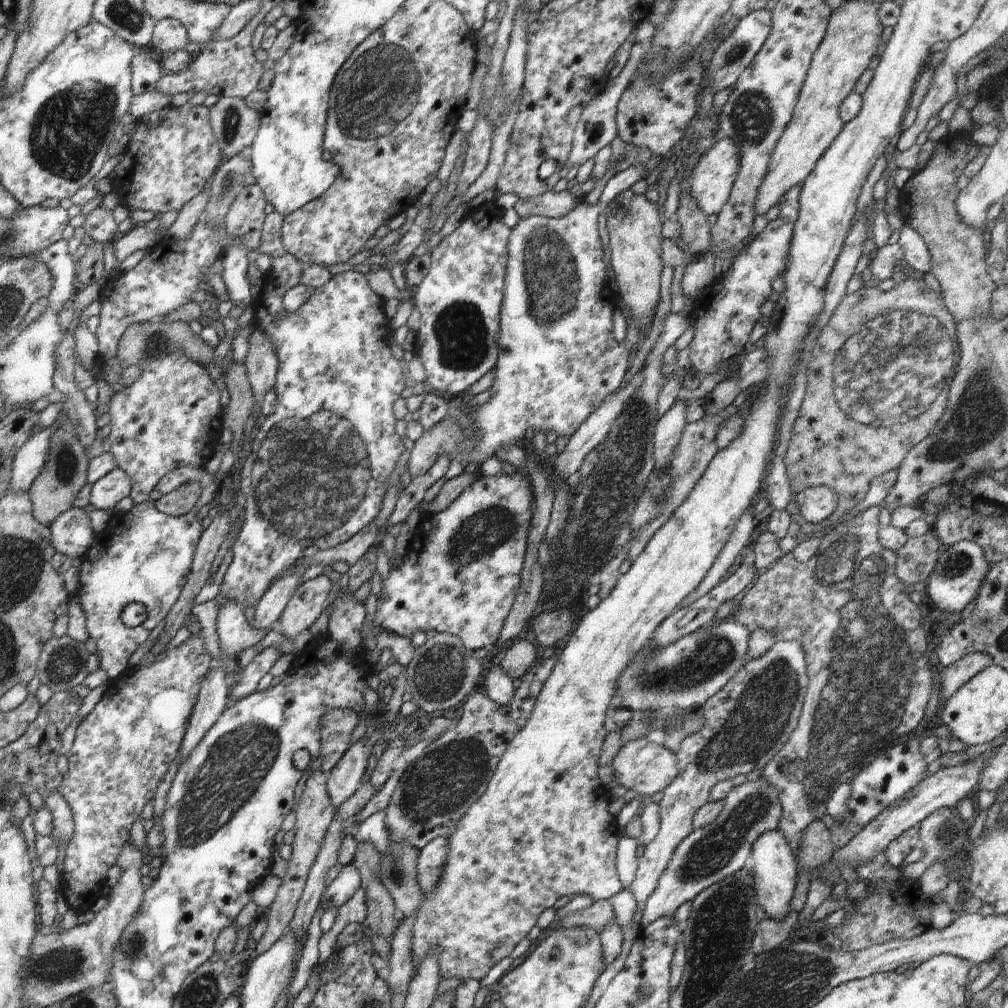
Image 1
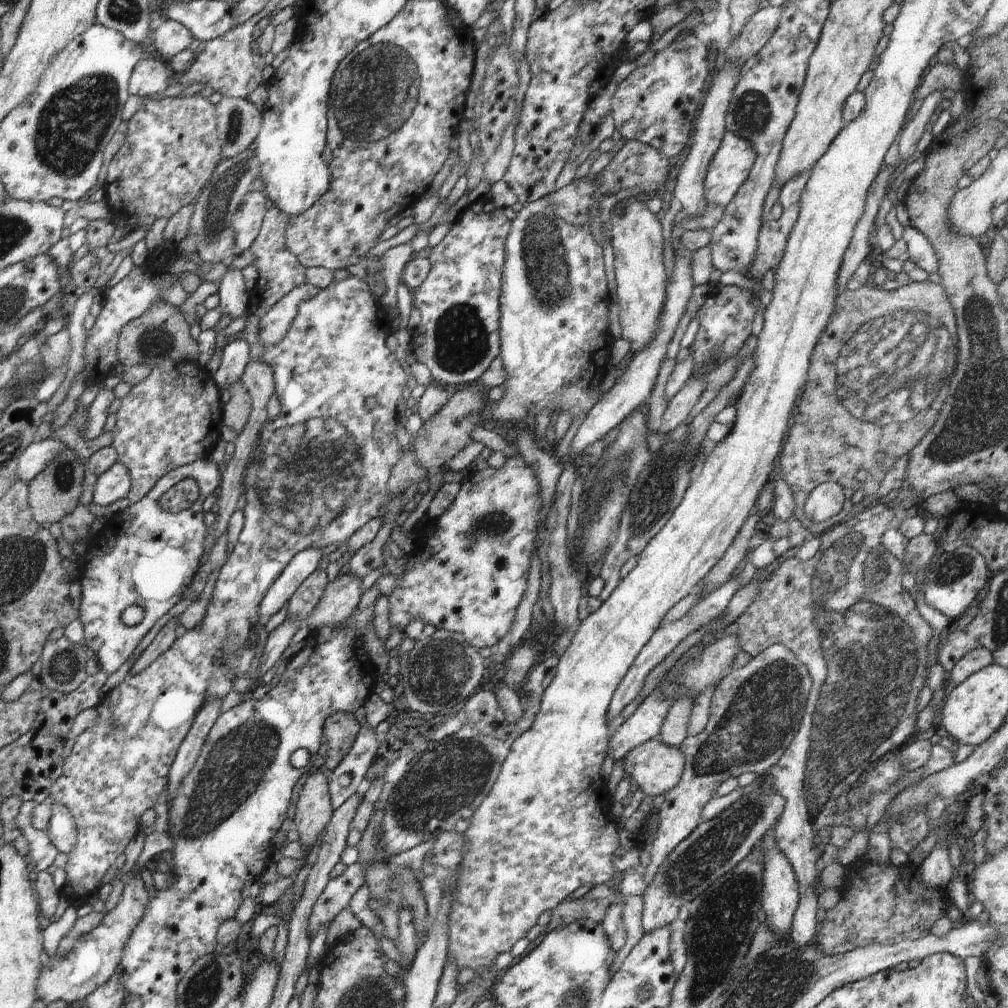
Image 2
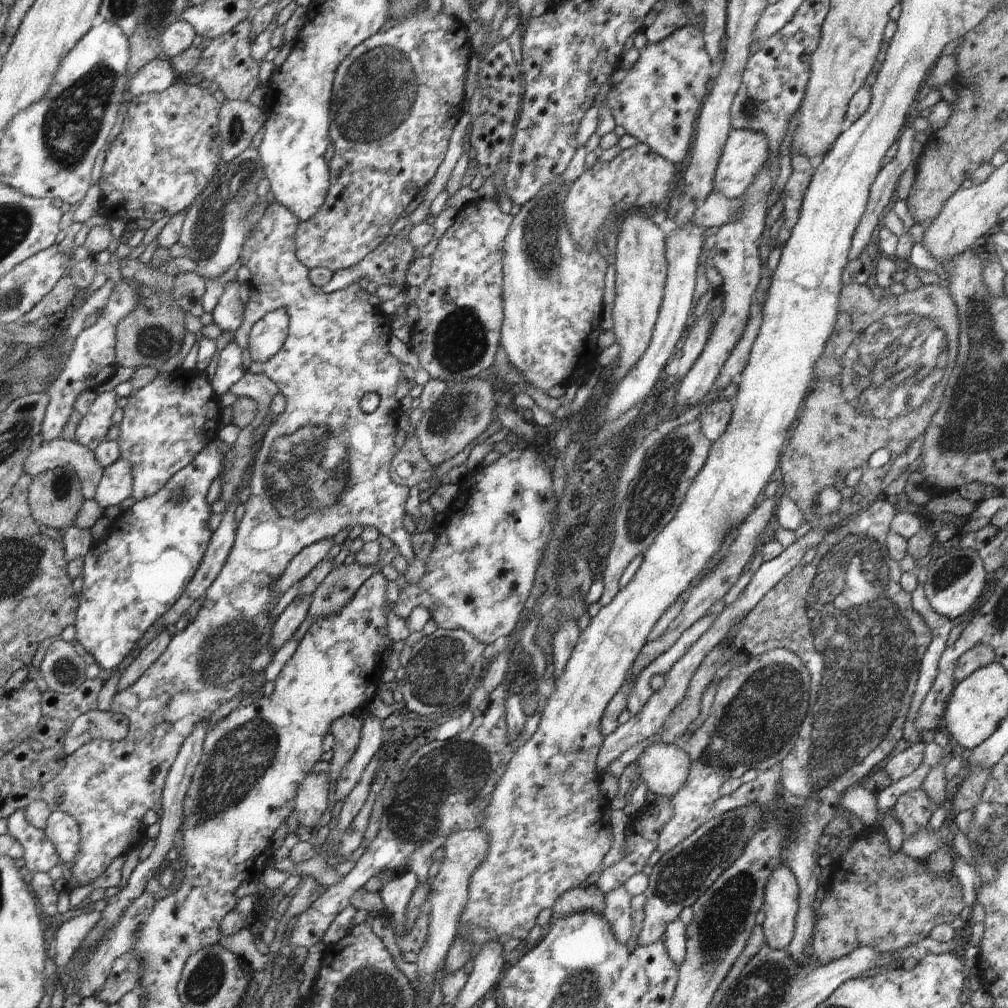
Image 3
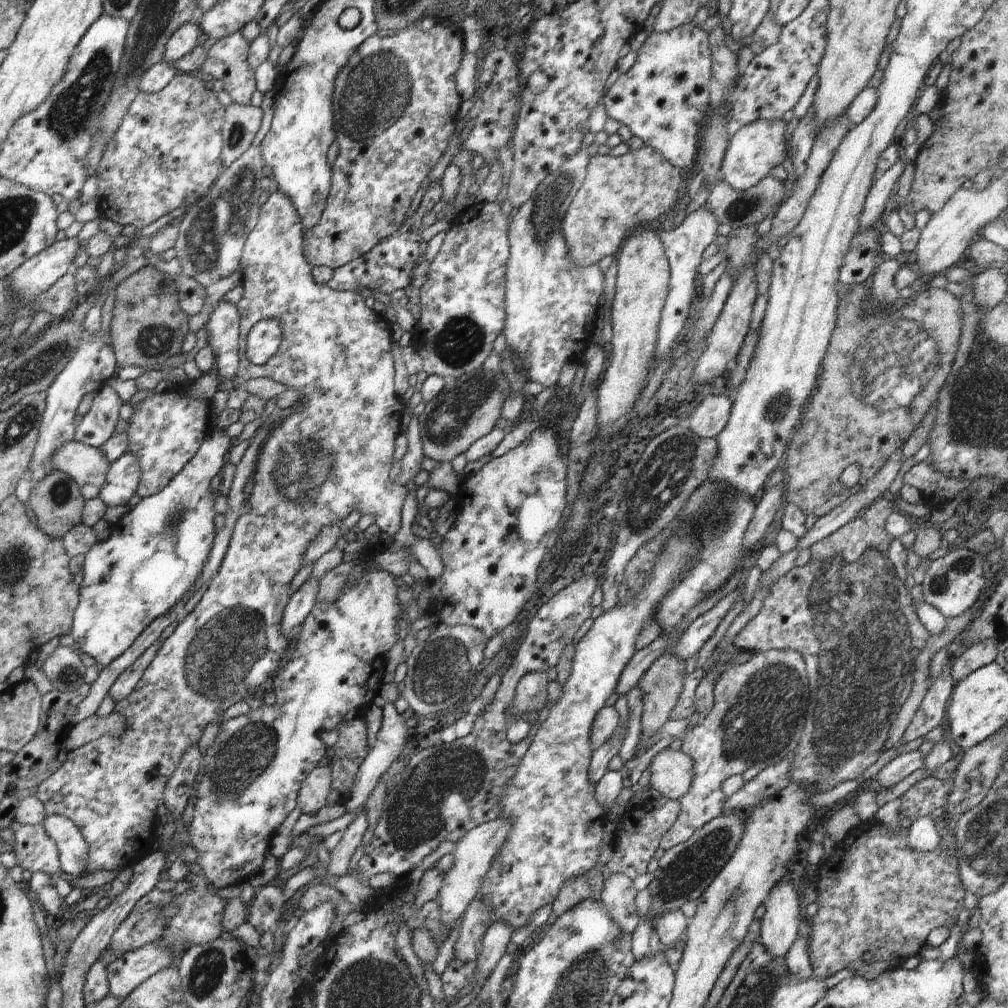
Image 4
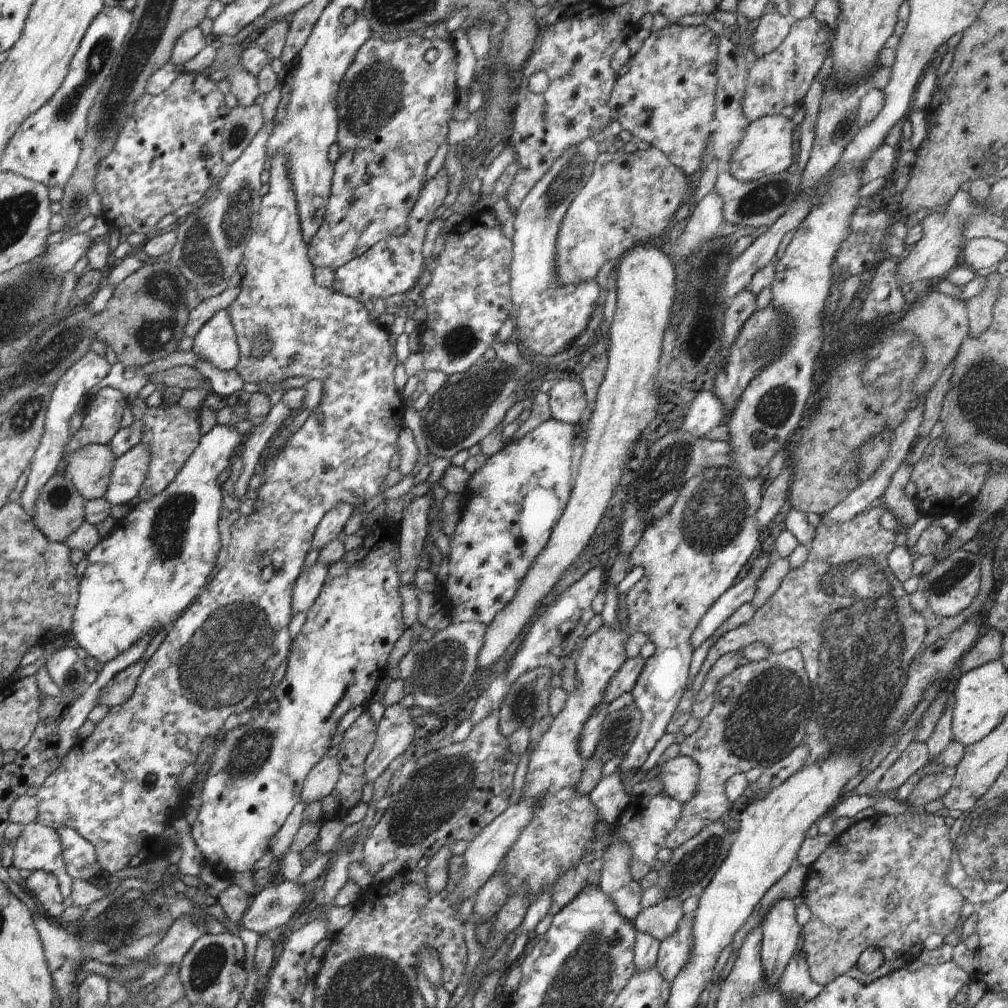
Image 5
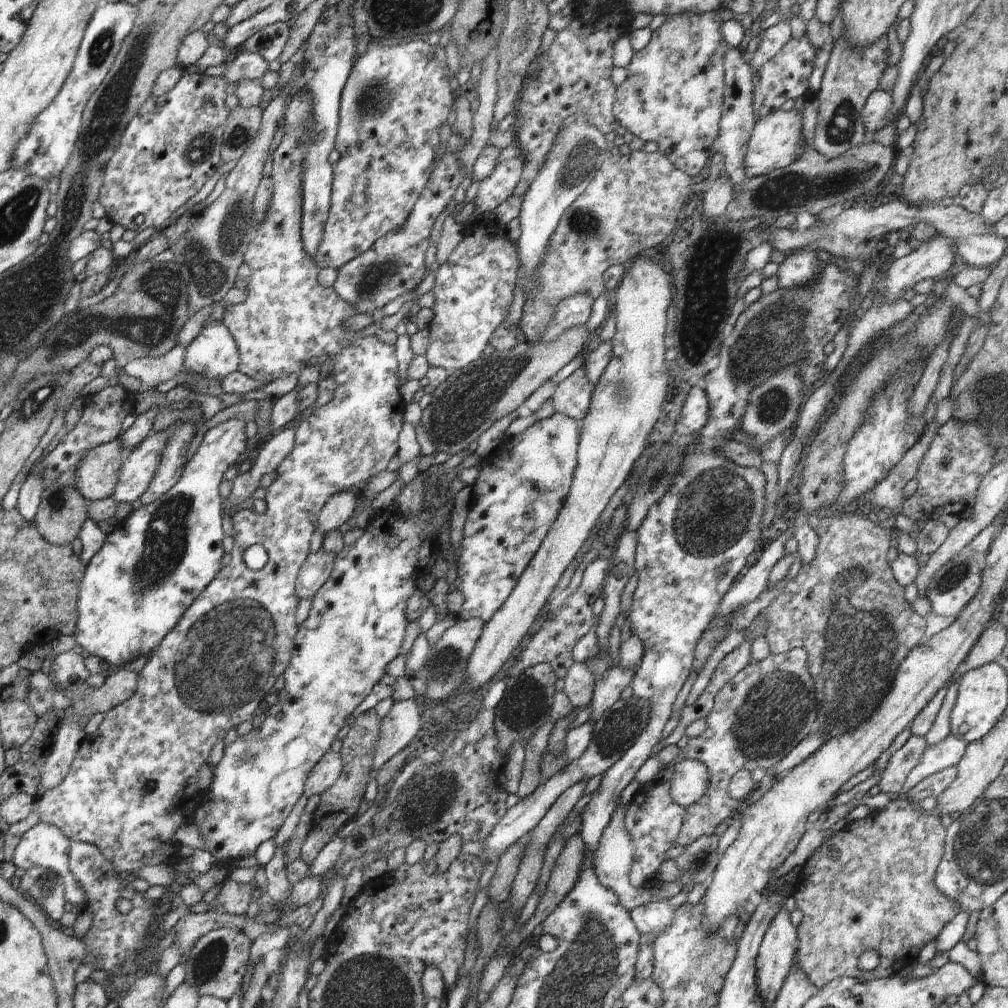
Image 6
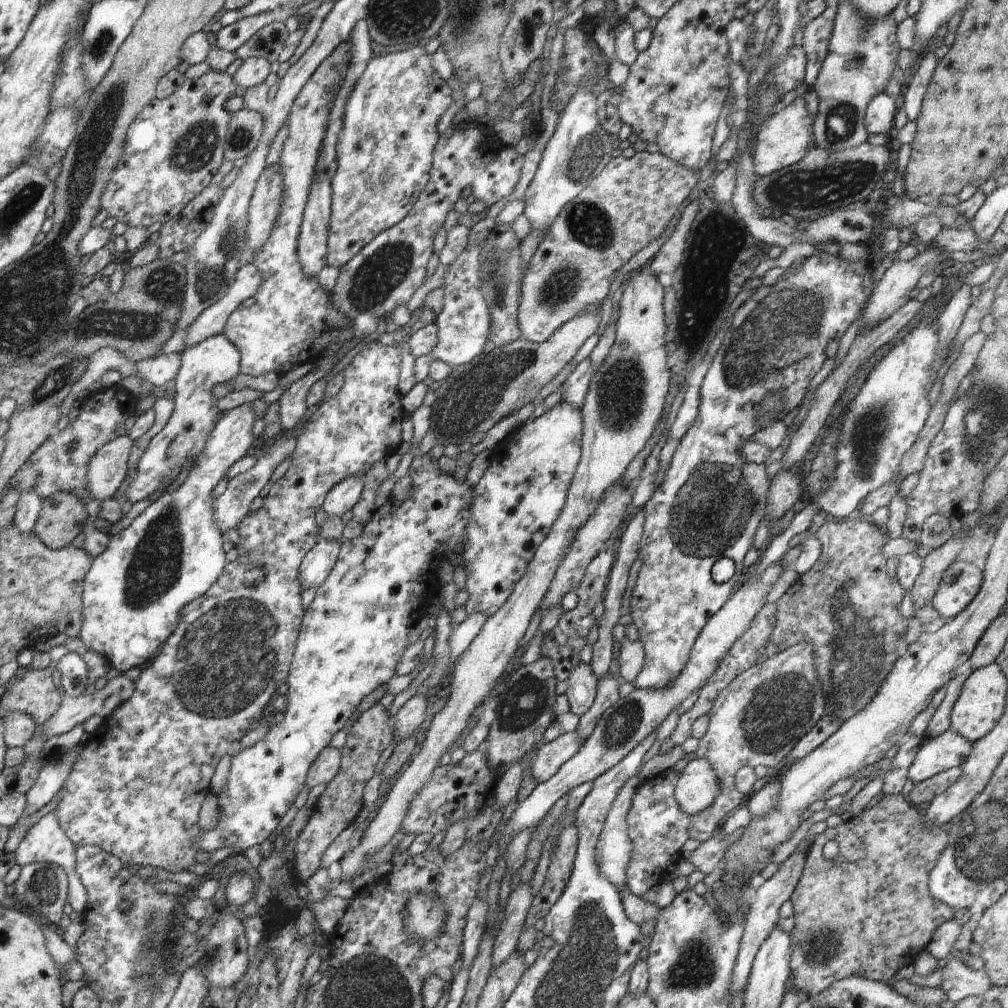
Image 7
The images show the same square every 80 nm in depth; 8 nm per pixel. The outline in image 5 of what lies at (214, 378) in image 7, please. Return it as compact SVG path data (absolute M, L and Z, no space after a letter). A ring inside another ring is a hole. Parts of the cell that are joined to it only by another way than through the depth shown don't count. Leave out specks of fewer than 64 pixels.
M227 309L216 312L193 340L191 352L200 360L210 362L214 368L223 372L235 371L240 360L239 347ZM143 443L134 446L123 456L116 458L113 470L109 475L109 488L103 495L110 504L130 504L130 501L139 496L140 488L148 475L150 454Z

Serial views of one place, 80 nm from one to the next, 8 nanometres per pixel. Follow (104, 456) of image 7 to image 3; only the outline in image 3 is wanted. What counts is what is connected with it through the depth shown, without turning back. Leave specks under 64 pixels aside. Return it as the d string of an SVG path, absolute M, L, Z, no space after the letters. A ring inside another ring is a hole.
M50 440L30 451L24 462L23 474L35 477L58 466L74 466L81 481L84 500L95 498L96 487L101 482L102 466L94 460L94 451L75 440Z

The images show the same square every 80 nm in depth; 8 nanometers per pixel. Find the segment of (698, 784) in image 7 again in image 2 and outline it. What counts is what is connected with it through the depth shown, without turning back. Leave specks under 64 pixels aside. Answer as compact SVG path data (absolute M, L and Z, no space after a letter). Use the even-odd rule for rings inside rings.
M654 739L638 744L622 760L634 789L654 797L664 795L680 782L685 764L678 748Z

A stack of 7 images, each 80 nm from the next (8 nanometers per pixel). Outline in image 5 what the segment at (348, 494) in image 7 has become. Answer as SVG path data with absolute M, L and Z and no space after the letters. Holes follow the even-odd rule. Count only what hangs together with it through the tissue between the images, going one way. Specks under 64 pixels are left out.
M336 504L332 510L328 510L314 532L311 548L322 550L326 544L338 539L354 510L355 507L350 504Z

